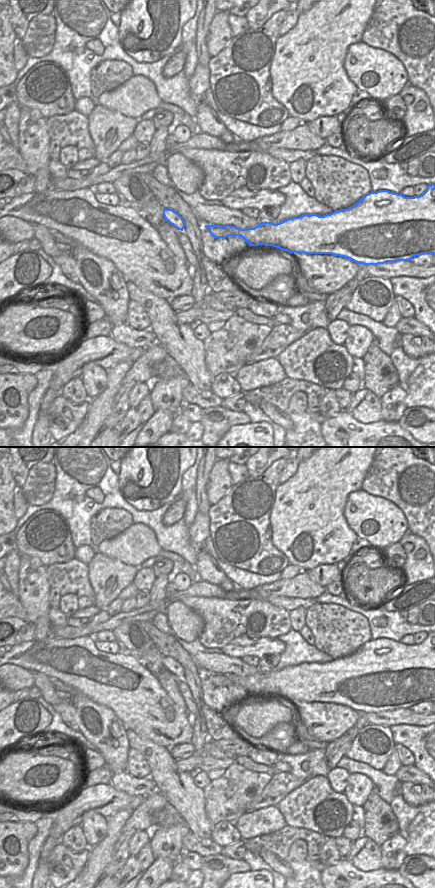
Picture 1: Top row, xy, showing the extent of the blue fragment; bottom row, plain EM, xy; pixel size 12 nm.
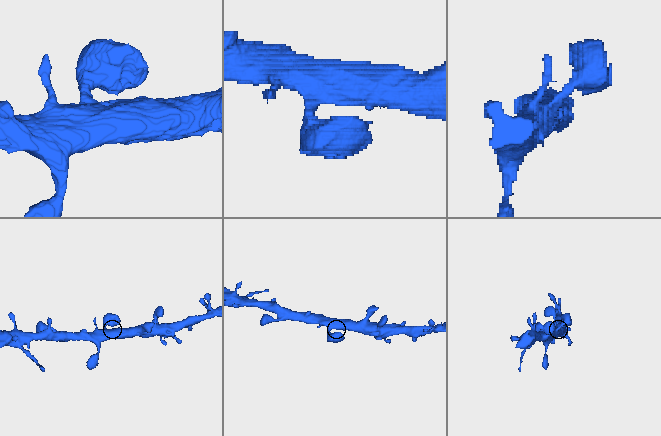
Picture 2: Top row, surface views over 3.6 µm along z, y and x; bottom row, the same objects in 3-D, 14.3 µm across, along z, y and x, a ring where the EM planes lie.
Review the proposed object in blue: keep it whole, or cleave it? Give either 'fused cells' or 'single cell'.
single cell

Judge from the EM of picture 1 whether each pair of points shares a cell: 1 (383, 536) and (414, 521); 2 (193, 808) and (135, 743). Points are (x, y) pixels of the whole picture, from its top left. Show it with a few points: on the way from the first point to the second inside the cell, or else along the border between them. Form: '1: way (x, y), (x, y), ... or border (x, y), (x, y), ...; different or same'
1: border (394, 504), (403, 513), (408, 528); different
2: way (179, 790), (167, 778), (160, 760), (152, 752); same

